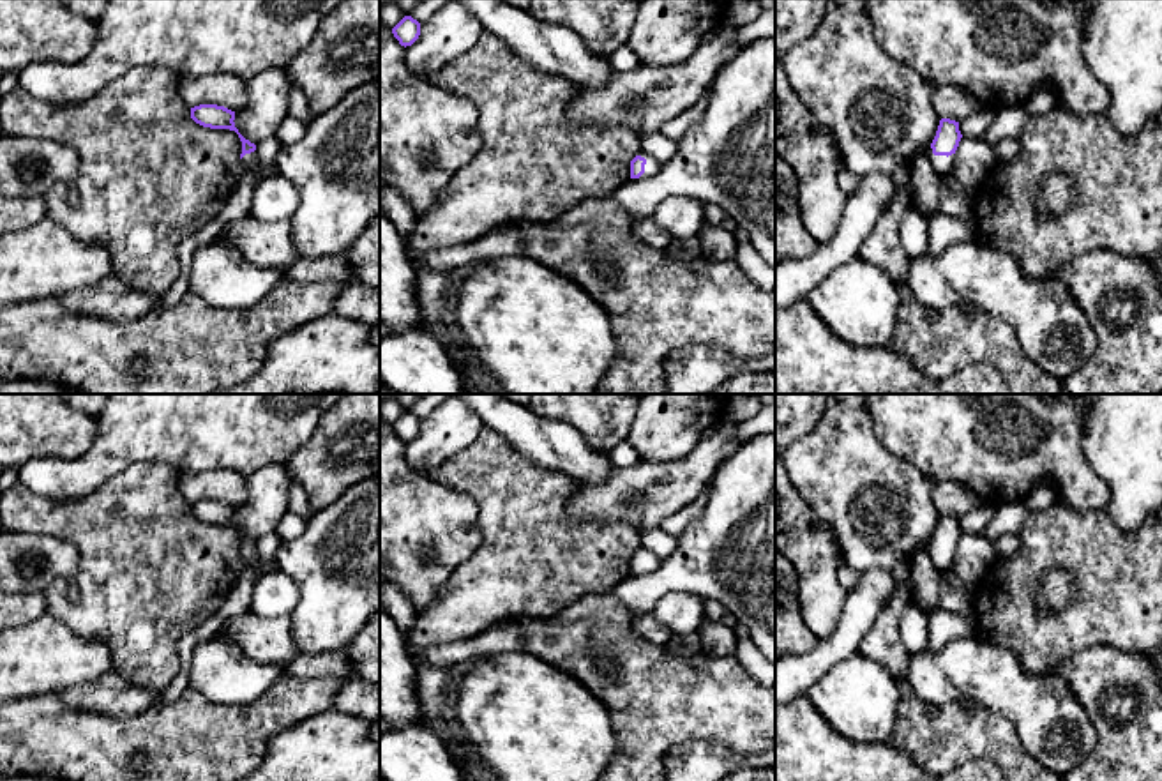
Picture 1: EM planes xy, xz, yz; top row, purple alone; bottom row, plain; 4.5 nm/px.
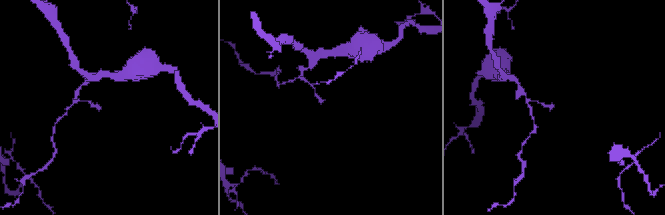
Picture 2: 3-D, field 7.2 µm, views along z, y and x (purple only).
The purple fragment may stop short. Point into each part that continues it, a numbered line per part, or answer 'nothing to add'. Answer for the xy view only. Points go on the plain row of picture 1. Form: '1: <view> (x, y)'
1: xy (249, 557)

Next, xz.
1: xz (652, 562)

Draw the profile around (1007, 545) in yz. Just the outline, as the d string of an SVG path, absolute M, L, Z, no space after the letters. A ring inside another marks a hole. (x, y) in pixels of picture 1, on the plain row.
M1005 534L996 539L994 546L996 546L996 558L1005 560L1012 558L1017 553L1021 541L1017 534Z

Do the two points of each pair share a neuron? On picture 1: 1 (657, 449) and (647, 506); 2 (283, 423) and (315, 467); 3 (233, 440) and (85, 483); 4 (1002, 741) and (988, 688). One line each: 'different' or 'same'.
1: different
2: different
3: same
4: different

